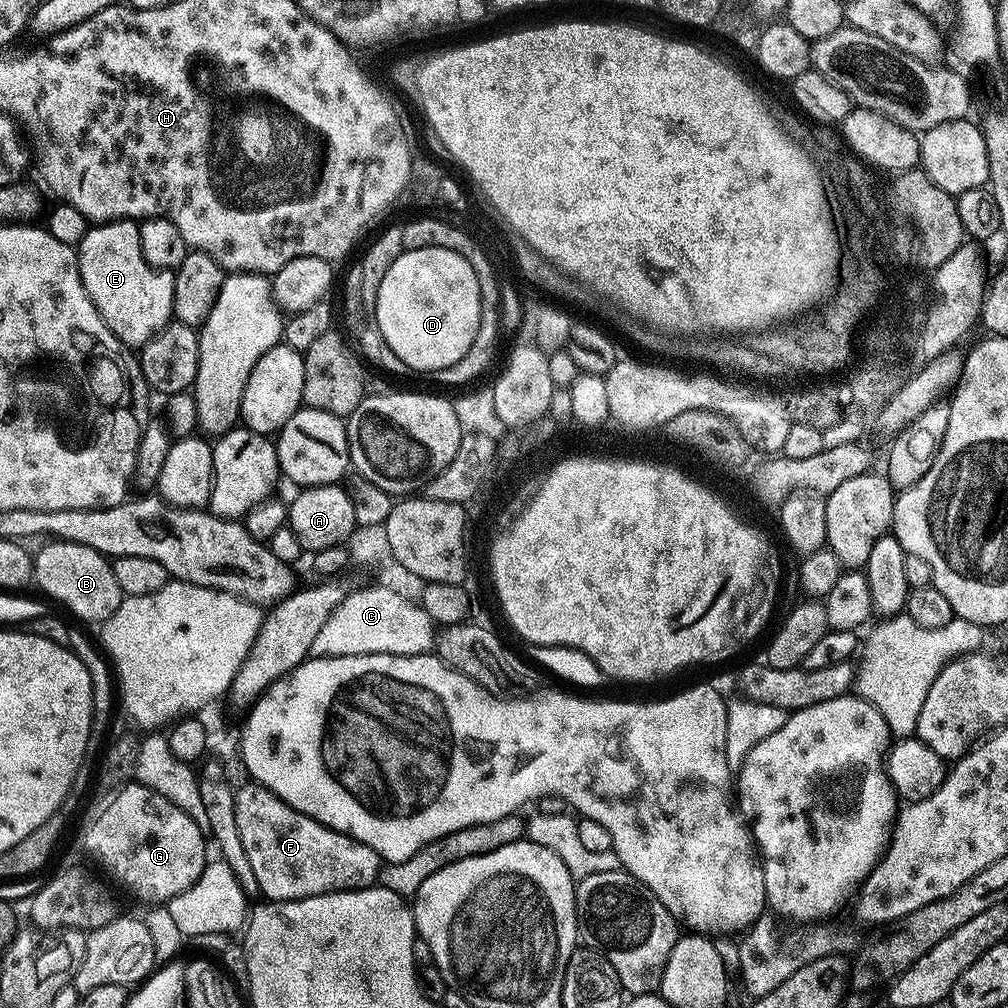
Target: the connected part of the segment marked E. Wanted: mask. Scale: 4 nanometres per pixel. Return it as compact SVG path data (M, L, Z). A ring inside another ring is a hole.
M114 220L100 222L89 227L88 233L78 246L80 277L88 291L88 297L94 302L100 317L115 336L127 344L129 349L139 349L158 330L162 330L173 319L172 303L174 302L174 275L171 271L152 268L146 262L140 245L140 226L134 220Z

